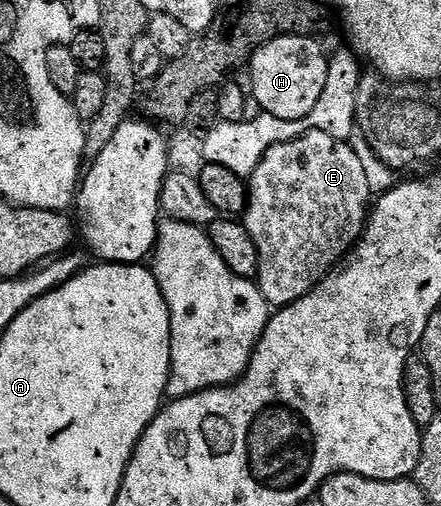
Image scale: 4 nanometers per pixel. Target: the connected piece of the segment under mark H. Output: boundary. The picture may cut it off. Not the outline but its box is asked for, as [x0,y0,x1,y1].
[250,36,328,120]

